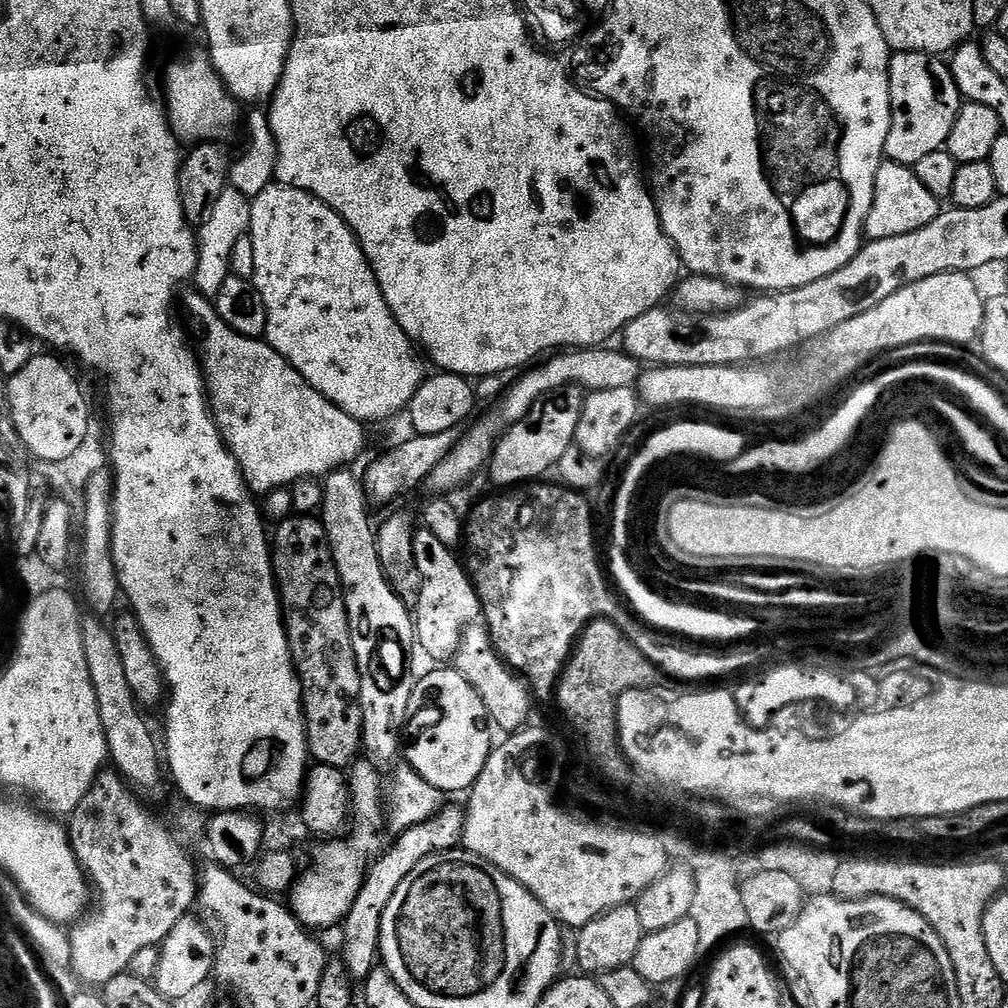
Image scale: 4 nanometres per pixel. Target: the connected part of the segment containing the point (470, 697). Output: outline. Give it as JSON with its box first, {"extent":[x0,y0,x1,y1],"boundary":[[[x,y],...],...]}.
{"extent":[402,666,494,794],"boundary":[[[436,666],[433,672],[428,672],[424,677],[417,679],[412,686],[410,698],[410,710],[408,711],[408,725],[404,728],[402,737],[402,756],[407,767],[412,768],[430,786],[434,786],[439,792],[451,794],[451,792],[463,793],[471,789],[473,782],[482,774],[482,770],[488,761],[488,755],[492,753],[494,739],[488,733],[490,721],[488,711],[478,698],[474,686],[462,678],[462,674],[456,672],[452,666]]]}

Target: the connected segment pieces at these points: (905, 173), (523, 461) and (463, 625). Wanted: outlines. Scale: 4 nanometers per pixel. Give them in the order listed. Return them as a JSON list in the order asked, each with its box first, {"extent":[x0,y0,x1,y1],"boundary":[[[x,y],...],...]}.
[{"extent":[864,159,942,240],"boundary":[[[890,159],[878,166],[878,178],[874,178],[874,202],[870,202],[870,214],[866,214],[864,234],[868,240],[882,238],[898,238],[898,234],[910,234],[910,230],[918,230],[922,226],[930,226],[934,218],[942,211],[941,201],[937,200],[922,182],[918,182],[918,174],[907,164],[899,164]]]},{"extent":[486,388,586,490],"boundary":[[[559,388],[548,393],[538,402],[534,402],[532,409],[528,411],[518,423],[511,425],[497,440],[495,448],[492,449],[490,463],[486,472],[492,475],[492,480],[497,484],[497,489],[511,490],[517,486],[523,486],[529,482],[539,481],[549,471],[555,469],[556,464],[566,454],[566,450],[573,448],[576,442],[576,431],[578,430],[578,418],[582,418],[582,406],[586,393],[582,388]]]},{"extent":[412,527,484,664],"boundary":[[[421,527],[413,533],[412,553],[416,578],[420,580],[416,608],[414,604],[417,645],[433,663],[446,664],[455,659],[465,629],[481,619],[484,604],[471,575],[464,572],[454,556],[455,551],[446,547],[428,528]]]}]

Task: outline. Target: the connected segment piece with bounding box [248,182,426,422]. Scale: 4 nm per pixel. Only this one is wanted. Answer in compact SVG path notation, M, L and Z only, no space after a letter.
M279 182L271 183L268 188L252 198L251 202L252 213L248 227L254 242L254 274L251 281L256 285L258 294L262 294L262 302L266 302L268 317L264 336L267 344L275 352L282 354L282 358L286 358L286 362L290 362L290 366L294 366L294 370L298 370L298 374L302 374L302 378L306 378L306 382L310 382L310 386L314 386L314 390L318 390L318 394L322 394L327 400L334 402L334 406L346 410L346 414L350 414L355 420L361 422L388 420L391 416L398 415L399 412L401 415L426 379L425 361L418 355L417 345L413 344L412 339L402 330L402 326L398 326L398 322L378 286L374 270L368 265L368 259L362 246L357 242L356 235L348 229L348 223L334 209L323 204L315 196L297 188L285 188Z

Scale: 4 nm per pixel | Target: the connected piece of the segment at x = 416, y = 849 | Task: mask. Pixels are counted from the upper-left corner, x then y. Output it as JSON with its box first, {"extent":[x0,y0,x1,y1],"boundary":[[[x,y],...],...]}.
{"extent":[342,807,465,982],"boundary":[[[445,807],[435,818],[426,824],[416,824],[413,828],[405,828],[399,833],[396,845],[367,869],[364,884],[358,890],[358,898],[354,898],[354,906],[350,906],[348,915],[342,921],[344,928],[344,956],[342,963],[346,975],[353,982],[362,982],[375,970],[380,960],[380,916],[386,910],[390,898],[394,898],[394,890],[402,886],[406,874],[422,862],[422,858],[430,858],[439,852],[453,851],[464,838],[465,809]]]}

